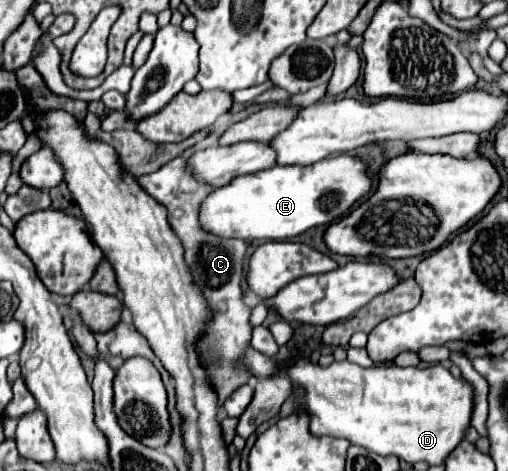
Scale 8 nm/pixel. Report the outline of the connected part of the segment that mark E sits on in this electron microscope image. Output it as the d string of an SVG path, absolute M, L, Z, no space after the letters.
M338 155L338 157L322 159L320 163L314 163L312 167L270 167L252 175L242 175L224 187L216 187L200 203L198 221L202 229L224 239L232 239L232 237L244 239L244 241L290 239L312 227L330 225L332 221L338 221L354 205L354 201L366 195L372 187L372 179L364 173L364 169L366 165L360 159Z

